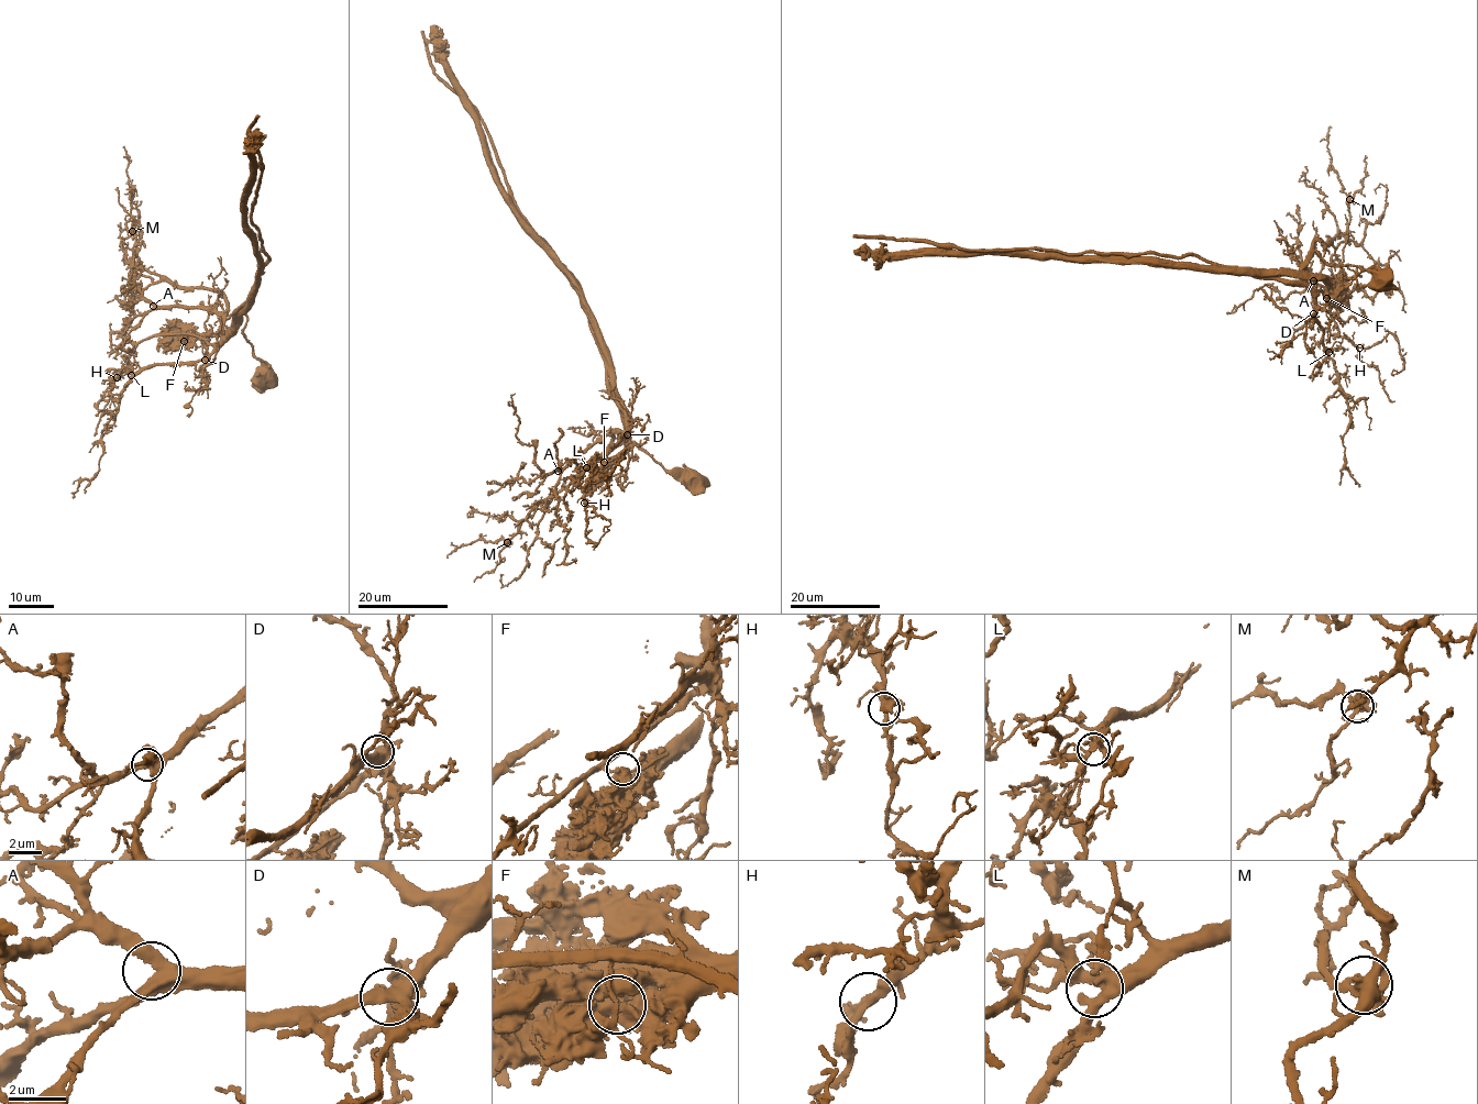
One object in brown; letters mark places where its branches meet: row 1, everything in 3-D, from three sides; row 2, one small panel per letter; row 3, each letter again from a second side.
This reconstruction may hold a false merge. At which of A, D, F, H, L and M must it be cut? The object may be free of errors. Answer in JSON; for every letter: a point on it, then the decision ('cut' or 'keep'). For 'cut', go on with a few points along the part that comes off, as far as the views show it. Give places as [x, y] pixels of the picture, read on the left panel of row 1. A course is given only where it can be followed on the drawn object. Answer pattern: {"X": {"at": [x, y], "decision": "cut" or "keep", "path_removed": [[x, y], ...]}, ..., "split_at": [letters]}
{"A": {"at": [153, 306], "decision": "keep"}, "D": {"at": [205, 360], "decision": "keep"}, "F": {"at": [184, 341], "decision": "cut", "path_removed": [[184, 341], [236, 332], [236, 311], [269, 262], [251, 218], [263, 175], [247, 133], [256, 117]]}, "H": {"at": [117, 377], "decision": "keep"}, "L": {"at": [131, 375], "decision": "keep"}, "M": {"at": [132, 231], "decision": "keep"}, "split_at": ["F"]}

